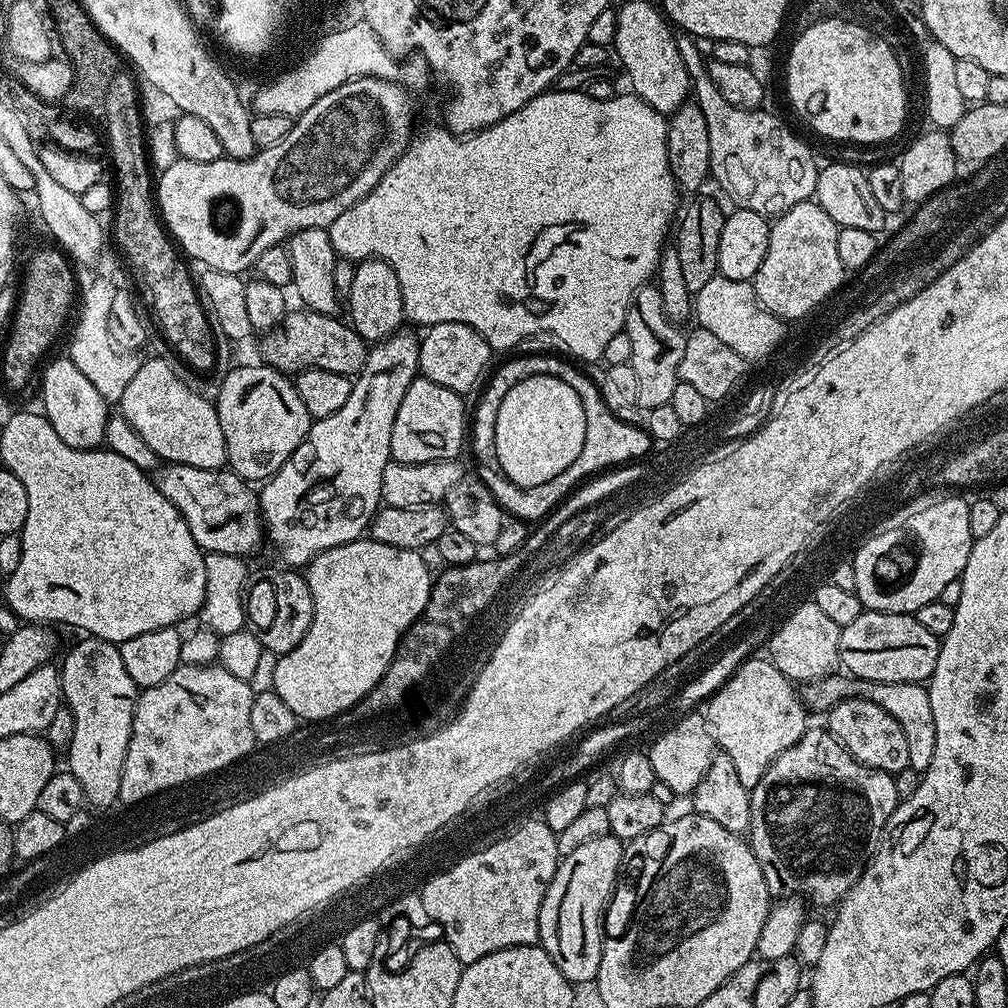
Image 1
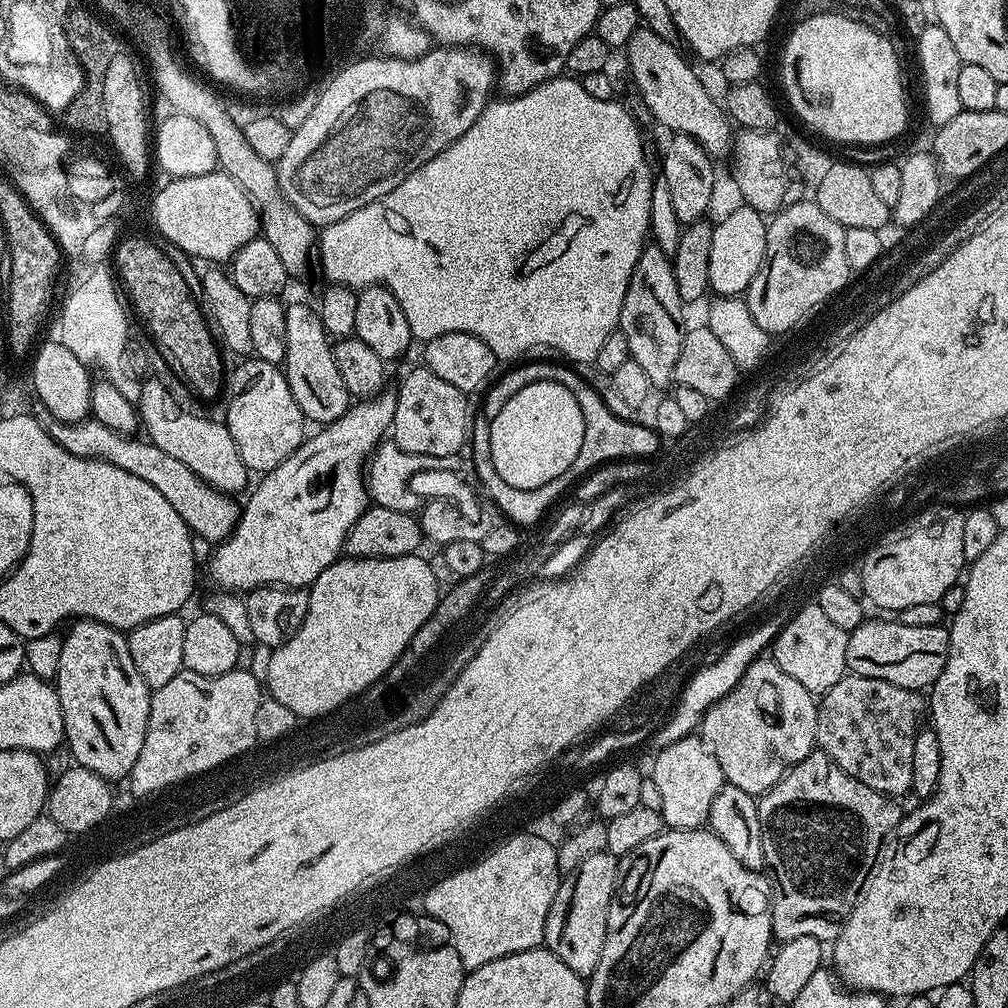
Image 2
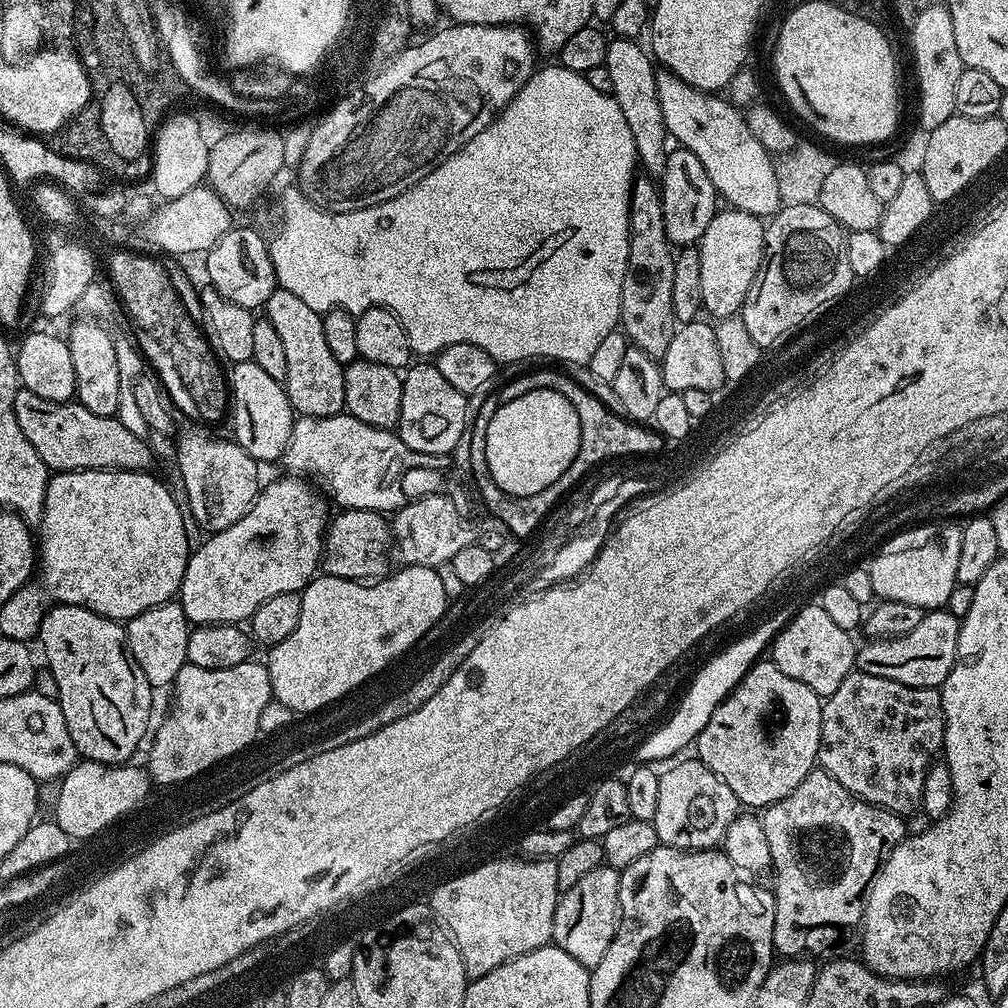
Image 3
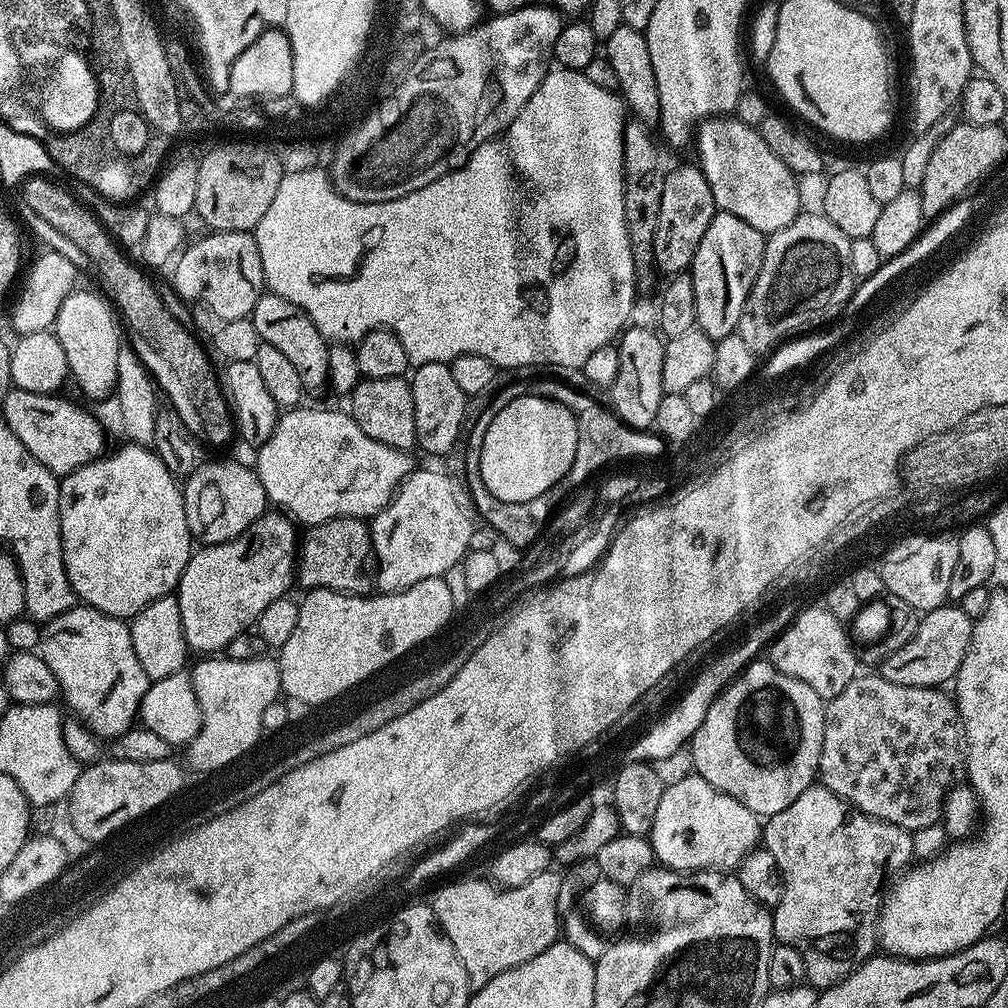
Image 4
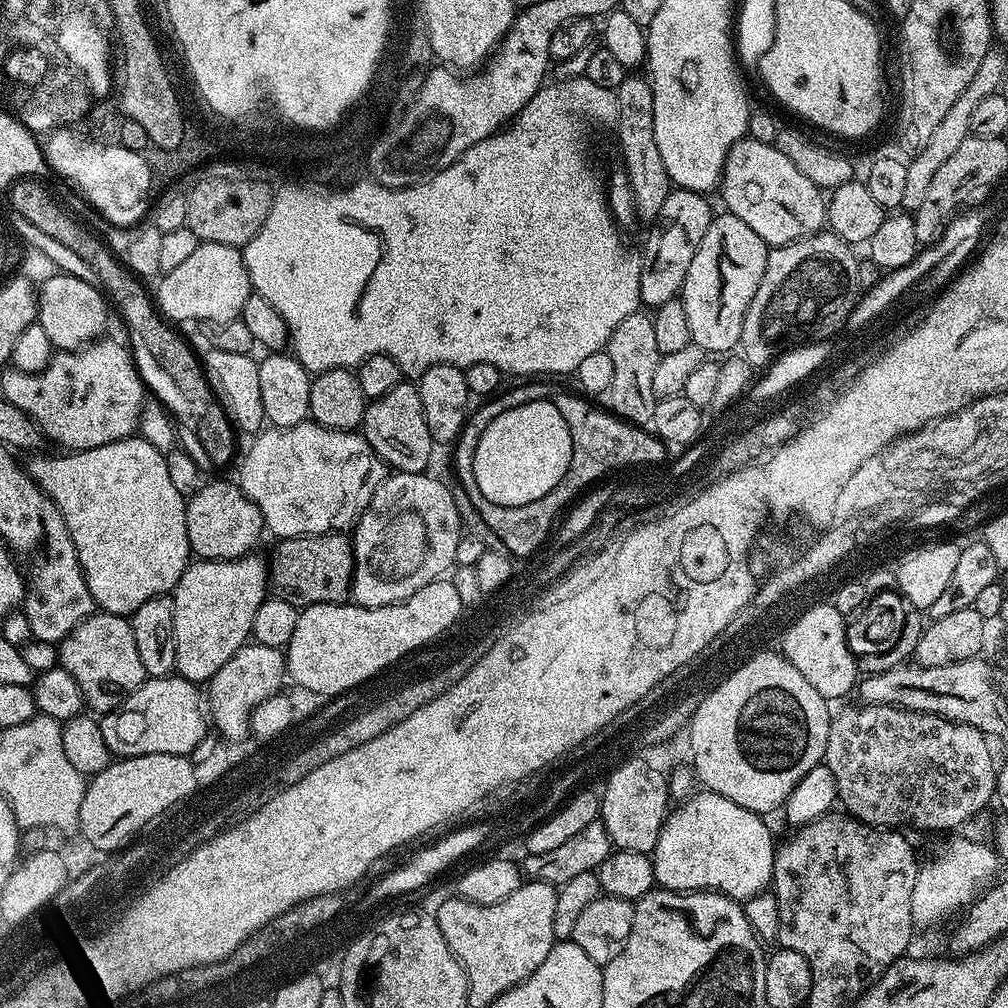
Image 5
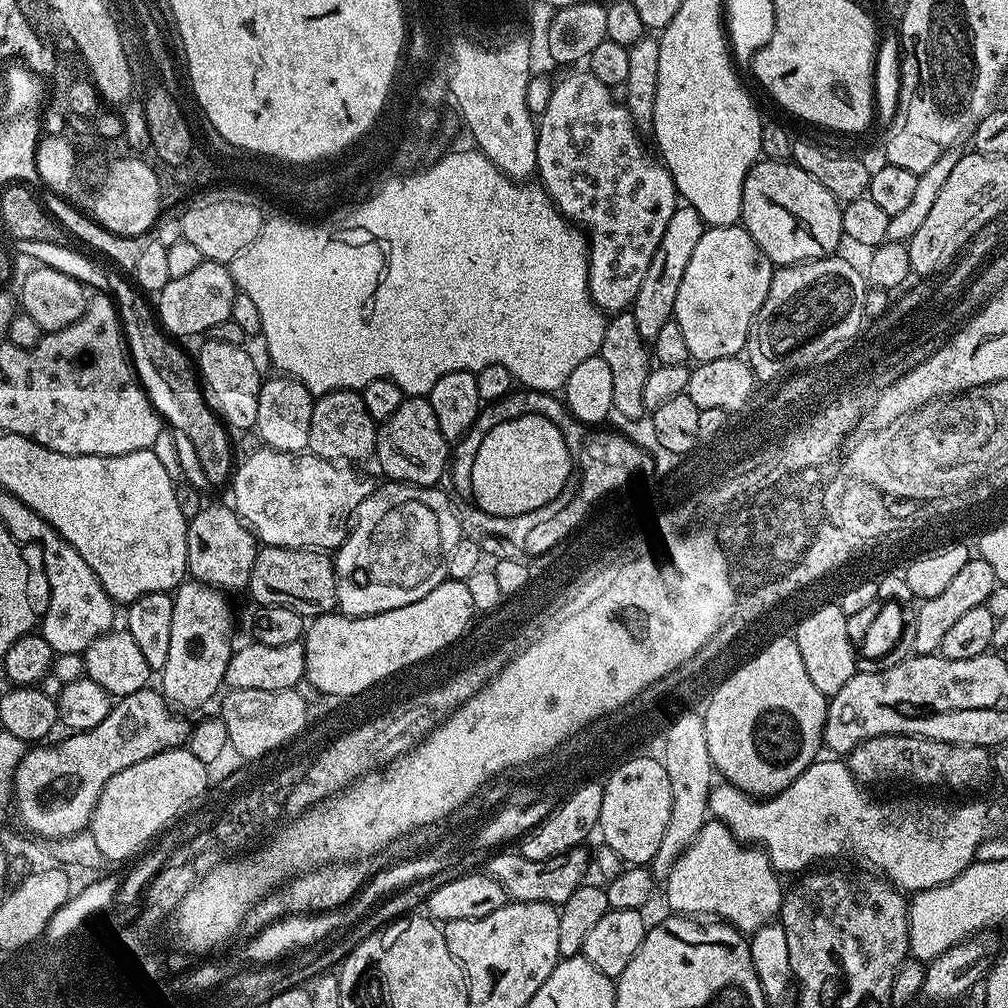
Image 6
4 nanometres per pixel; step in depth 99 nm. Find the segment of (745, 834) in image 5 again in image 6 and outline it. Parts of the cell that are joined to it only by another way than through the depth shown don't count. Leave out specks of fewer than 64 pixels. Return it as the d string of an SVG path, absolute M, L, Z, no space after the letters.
M709 819L694 838L694 842L674 862L668 871L664 896L673 913L693 918L719 918L745 934L751 934L762 925L775 921L780 915L780 903L784 901L785 889L780 888L781 877L768 861L767 852L756 846L749 846L737 838L731 828L719 820Z

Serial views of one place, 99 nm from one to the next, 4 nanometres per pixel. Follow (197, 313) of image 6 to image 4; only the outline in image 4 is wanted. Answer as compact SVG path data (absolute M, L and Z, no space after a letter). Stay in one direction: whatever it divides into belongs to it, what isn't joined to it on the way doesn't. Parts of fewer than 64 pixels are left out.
M212 232L201 240L187 245L175 257L176 269L172 272L172 288L184 300L201 300L216 315L217 321L242 320L251 317L258 298L266 291L262 258L258 258L258 246L252 232Z

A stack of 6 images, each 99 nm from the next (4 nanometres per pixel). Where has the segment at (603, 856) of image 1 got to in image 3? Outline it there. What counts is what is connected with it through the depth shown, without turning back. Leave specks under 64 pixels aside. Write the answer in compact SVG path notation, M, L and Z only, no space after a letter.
M601 866L590 870L570 890L560 893L560 901L554 910L554 930L552 943L566 950L574 962L578 962L589 970L602 962L606 950L610 950L610 942L616 933L616 925L620 922L620 872L617 869Z

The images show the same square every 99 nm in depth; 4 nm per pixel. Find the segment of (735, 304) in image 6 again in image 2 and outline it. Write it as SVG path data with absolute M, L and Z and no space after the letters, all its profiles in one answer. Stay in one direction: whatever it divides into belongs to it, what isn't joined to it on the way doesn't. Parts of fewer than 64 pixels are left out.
M739 206L729 216L724 216L712 230L710 242L710 282L709 289L717 297L740 296L747 293L754 274L764 261L766 254L766 234L768 225L761 213L747 206Z

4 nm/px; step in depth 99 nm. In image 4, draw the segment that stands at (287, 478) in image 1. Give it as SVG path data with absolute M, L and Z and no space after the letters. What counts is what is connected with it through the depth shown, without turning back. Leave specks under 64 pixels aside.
M269 510L264 515L258 517L256 521L246 529L238 538L234 538L230 542L222 542L221 544L205 544L197 547L193 551L192 557L188 559L186 570L180 579L178 589L178 599L180 601L180 609L182 610L182 630L184 637L188 643L189 649L196 654L220 654L227 649L228 644L243 632L249 631L255 625L256 620L262 614L262 610L266 610L266 606L270 606L270 602L285 599L289 595L288 587L294 584L294 569L298 563L298 531L297 525L293 523L287 515L281 514L276 510Z

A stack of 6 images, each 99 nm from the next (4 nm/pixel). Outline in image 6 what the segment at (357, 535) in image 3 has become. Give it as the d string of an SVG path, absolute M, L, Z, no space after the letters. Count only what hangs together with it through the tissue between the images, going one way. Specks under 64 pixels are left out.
M264 546L254 558L246 592L258 604L290 606L305 618L325 616L336 608L336 565L324 550Z

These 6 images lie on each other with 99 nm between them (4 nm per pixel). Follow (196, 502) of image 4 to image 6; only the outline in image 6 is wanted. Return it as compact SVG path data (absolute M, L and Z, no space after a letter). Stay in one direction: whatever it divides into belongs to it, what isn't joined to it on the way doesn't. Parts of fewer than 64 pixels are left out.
M209 503L200 513L189 519L186 534L188 576L210 585L211 588L244 590L248 586L250 569L254 566L258 541L252 529L240 519L236 509L224 504Z

